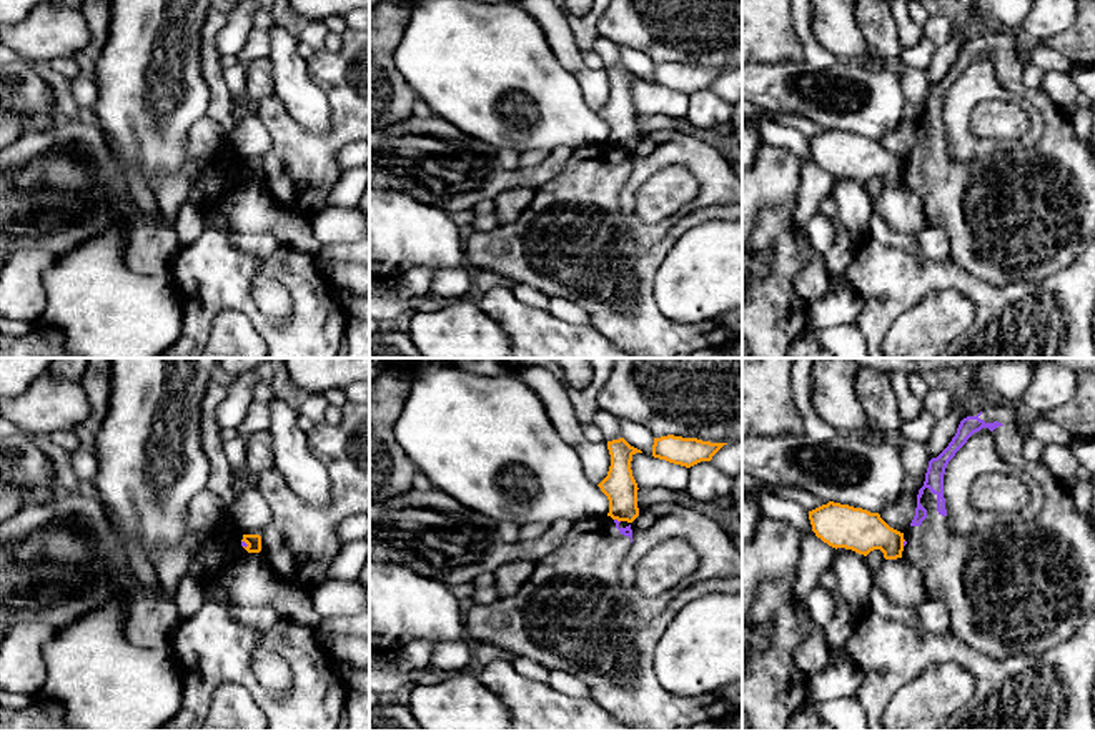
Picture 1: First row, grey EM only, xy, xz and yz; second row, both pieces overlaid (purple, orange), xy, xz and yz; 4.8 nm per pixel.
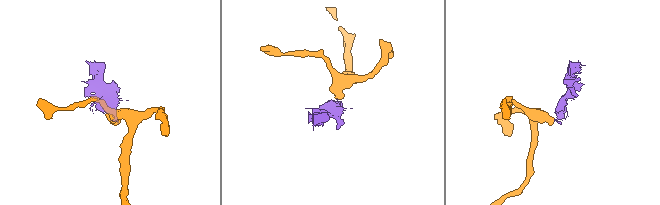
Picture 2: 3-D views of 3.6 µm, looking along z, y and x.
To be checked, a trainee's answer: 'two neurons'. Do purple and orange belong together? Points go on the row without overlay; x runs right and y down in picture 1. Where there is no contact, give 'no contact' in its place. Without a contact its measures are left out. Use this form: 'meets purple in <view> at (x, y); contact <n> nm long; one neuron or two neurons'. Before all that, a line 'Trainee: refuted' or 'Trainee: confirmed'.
Trainee: confirmed
meets purple in xy at (243, 172); contact 50 nm long; two neurons

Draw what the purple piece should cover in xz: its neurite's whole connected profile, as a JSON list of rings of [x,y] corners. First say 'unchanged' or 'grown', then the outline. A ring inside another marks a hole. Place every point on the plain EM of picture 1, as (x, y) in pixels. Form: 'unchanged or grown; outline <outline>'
grown; outline [[[611,143],[584,145],[572,150],[559,175],[539,186],[529,206],[511,223],[493,231],[474,231],[464,241],[464,261],[471,270],[489,270],[511,283],[528,285],[546,296],[561,296],[589,315],[589,326],[631,356],[672,358],[676,353],[692,355],[702,348],[722,348],[742,338],[742,308],[717,318],[682,325],[662,315],[654,296],[654,280],[669,250],[689,228],[707,220],[742,221],[742,203],[704,206],[682,216],[654,246],[641,250],[634,230],[621,216],[619,195],[632,170],[631,150]]]

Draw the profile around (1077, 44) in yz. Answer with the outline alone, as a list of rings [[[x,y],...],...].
[[[1077,0],[1073,25],[1045,45],[1065,55],[1072,65],[1095,67],[1095,0]]]

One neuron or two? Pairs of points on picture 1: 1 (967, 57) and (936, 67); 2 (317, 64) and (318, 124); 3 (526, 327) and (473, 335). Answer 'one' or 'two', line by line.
1: two
2: two
3: two

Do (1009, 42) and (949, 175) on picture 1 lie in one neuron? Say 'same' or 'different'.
same

